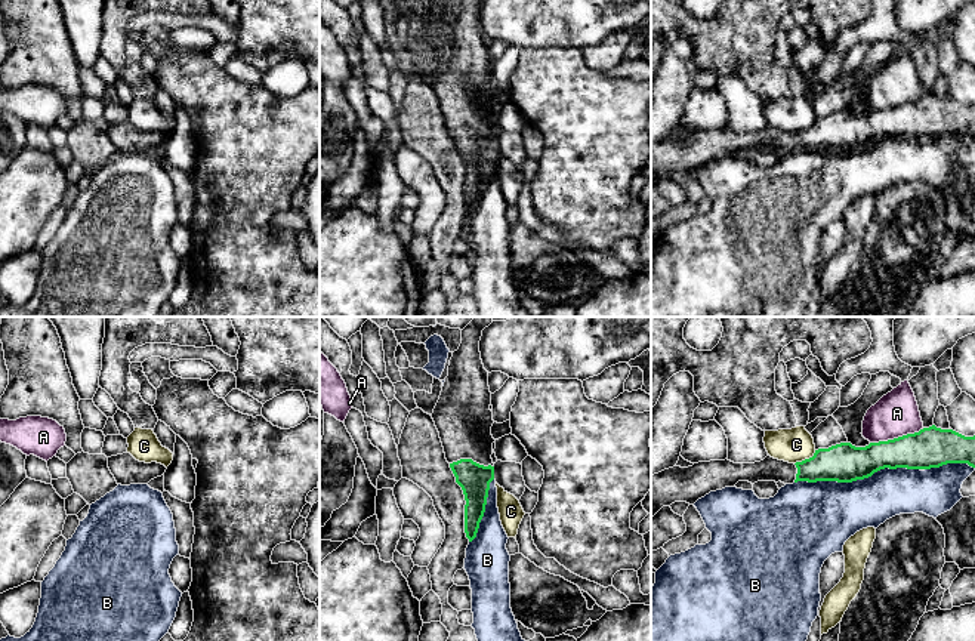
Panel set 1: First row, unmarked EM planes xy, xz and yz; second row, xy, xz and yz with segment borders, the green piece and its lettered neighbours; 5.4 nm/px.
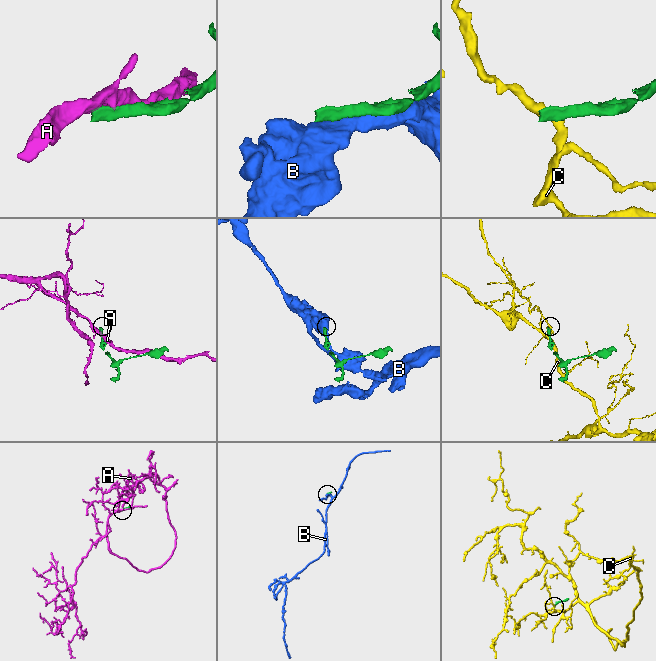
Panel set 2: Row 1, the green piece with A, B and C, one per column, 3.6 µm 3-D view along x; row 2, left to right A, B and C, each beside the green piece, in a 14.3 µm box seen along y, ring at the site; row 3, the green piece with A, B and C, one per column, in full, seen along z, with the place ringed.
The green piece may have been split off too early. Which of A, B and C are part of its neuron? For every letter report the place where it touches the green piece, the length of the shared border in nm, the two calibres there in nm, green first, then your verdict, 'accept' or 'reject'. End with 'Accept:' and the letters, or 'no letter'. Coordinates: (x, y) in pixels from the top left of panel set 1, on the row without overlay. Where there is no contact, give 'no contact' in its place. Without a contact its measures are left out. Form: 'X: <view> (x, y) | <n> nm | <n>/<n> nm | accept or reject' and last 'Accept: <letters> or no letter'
A: yz (898, 105) | 300 nm | 220/240 nm | reject
B: yz (857, 147) | 700 nm | 220/360 nm | reject
C: yz (805, 128) | 140 nm | 220/190 nm | reject
Accept: no letter

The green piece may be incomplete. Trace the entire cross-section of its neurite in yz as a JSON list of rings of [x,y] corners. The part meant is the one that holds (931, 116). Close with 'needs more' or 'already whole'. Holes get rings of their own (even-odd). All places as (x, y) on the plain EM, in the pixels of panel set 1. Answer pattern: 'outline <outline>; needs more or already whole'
outline [[[935,93],[894,108],[855,115],[840,111],[815,118],[802,130],[789,132],[766,124],[755,132],[725,129],[698,130],[688,136],[673,135],[651,144],[651,187],[675,170],[694,173],[710,160],[735,155],[738,150],[837,150],[852,151],[889,136],[931,138],[947,132],[975,136],[975,104],[965,105]]]; needs more

